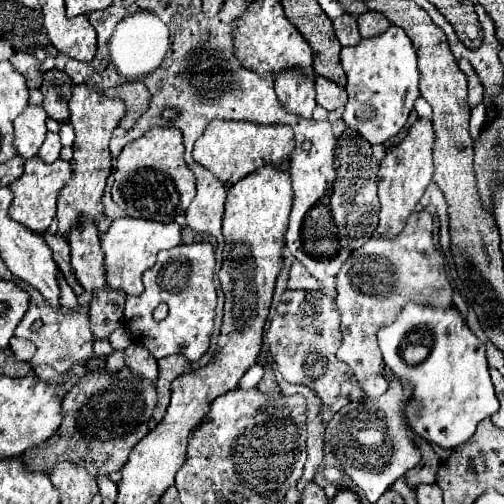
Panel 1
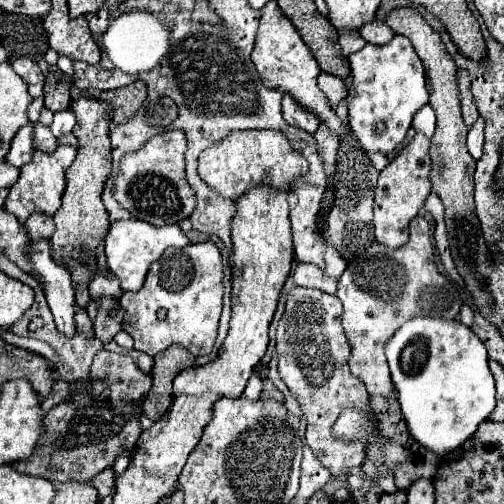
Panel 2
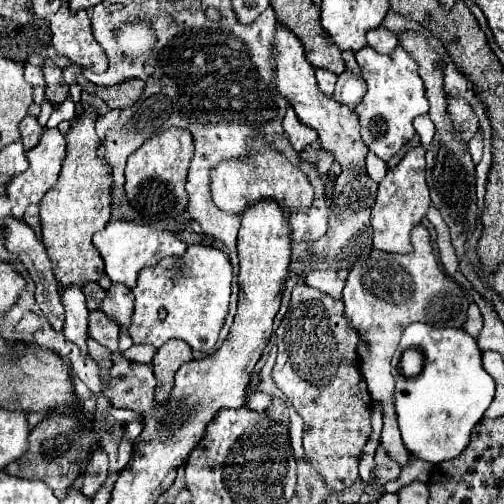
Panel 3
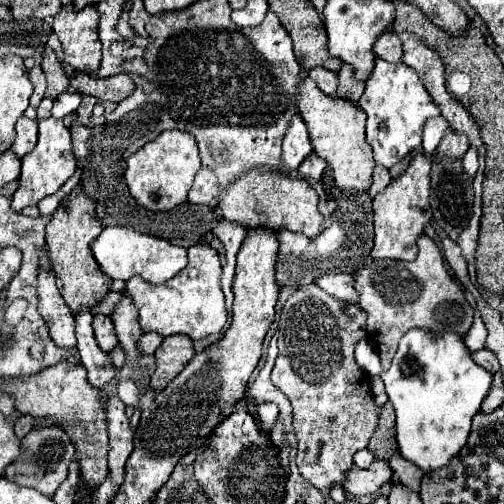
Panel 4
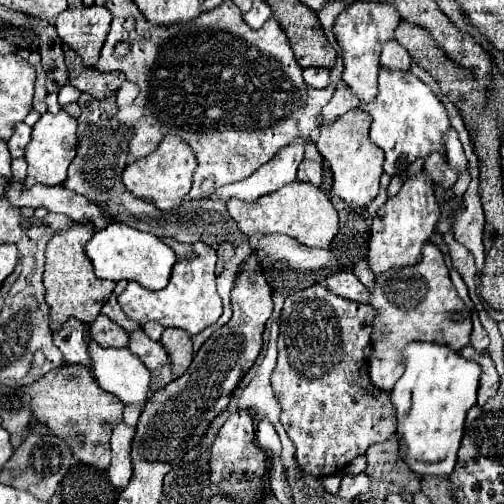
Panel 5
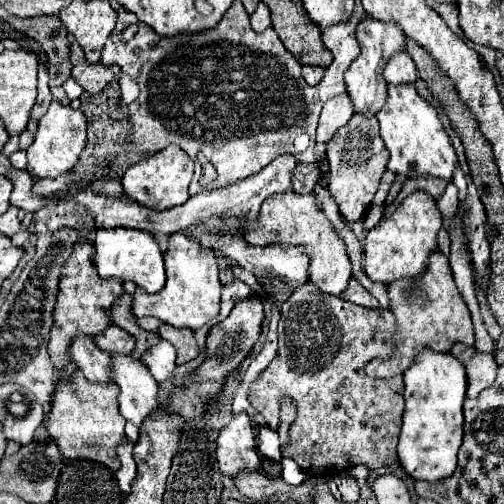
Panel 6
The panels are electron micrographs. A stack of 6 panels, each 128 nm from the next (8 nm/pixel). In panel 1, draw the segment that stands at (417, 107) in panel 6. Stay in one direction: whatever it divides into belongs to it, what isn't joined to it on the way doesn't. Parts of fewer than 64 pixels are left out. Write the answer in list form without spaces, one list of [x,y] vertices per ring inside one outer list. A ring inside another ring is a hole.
[[[390,26],[382,36],[362,40],[358,46],[352,48],[342,48],[340,60],[348,76],[348,102],[342,120],[350,128],[356,128],[360,136],[372,146],[384,144],[398,136],[410,112],[414,110],[414,102],[420,96],[420,72],[416,66],[416,52],[410,38],[402,32],[402,28]]]

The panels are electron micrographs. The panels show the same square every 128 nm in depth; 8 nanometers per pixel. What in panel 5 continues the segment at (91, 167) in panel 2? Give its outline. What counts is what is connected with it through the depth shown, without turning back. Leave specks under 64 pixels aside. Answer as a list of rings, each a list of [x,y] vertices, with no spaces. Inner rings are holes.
[[[76,222],[72,228],[56,234],[46,248],[46,272],[44,272],[44,286],[46,286],[46,304],[50,306],[50,330],[58,332],[62,324],[70,318],[76,318],[84,324],[92,324],[108,296],[114,292],[116,282],[96,278],[94,268],[84,252],[84,246],[92,238],[94,230],[92,224]]]

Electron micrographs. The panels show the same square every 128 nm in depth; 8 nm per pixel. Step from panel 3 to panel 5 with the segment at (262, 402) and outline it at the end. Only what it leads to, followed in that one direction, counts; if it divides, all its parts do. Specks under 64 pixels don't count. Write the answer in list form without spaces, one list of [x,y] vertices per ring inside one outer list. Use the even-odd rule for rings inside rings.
[[[260,420],[258,428],[256,428],[256,442],[260,444],[260,448],[266,450],[266,454],[270,458],[278,458],[280,452],[282,452],[282,444],[280,444],[280,438],[274,430],[274,426],[266,420]]]

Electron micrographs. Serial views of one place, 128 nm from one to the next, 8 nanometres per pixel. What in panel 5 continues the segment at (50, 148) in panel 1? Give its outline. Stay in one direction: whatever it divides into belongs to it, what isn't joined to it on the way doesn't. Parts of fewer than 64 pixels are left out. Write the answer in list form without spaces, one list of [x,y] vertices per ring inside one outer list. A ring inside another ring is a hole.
[[[24,122],[16,124],[14,134],[12,134],[12,138],[8,140],[8,150],[10,150],[12,158],[24,156],[24,148],[26,148],[26,144],[30,142],[30,132],[32,132],[32,128],[30,128],[28,124],[24,124]]]

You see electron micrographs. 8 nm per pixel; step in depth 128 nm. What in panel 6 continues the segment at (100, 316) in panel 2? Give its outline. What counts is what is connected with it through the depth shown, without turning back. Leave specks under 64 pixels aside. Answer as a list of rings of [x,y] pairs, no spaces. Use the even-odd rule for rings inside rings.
[[[114,324],[110,328],[106,328],[106,332],[96,336],[94,342],[100,350],[104,350],[108,354],[130,354],[134,350],[132,336]]]

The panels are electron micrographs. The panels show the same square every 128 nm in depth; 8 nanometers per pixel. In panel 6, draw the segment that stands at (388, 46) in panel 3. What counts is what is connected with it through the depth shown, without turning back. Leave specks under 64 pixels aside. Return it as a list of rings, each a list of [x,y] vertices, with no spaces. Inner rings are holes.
[[[400,52],[396,56],[392,56],[392,60],[388,60],[386,68],[384,68],[384,78],[388,84],[414,84],[418,78],[416,66],[412,62],[412,58],[406,52]]]

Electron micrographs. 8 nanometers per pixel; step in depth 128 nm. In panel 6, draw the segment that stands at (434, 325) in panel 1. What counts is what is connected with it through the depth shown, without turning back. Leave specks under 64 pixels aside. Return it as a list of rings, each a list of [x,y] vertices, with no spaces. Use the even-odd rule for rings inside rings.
[[[424,350],[412,368],[404,372],[406,408],[398,436],[398,460],[414,480],[438,482],[456,470],[458,448],[464,436],[462,402],[466,386],[466,370],[452,354]]]

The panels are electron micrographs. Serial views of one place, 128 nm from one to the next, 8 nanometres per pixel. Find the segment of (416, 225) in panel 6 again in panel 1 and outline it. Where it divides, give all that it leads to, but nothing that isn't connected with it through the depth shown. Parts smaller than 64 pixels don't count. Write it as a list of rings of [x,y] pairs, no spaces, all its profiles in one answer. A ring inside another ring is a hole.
[[[416,120],[416,124],[410,128],[408,136],[386,152],[384,160],[380,162],[380,172],[378,172],[378,200],[380,200],[380,210],[378,210],[378,234],[384,238],[394,238],[402,232],[408,216],[414,212],[418,200],[422,198],[424,190],[432,182],[432,146],[434,146],[434,130],[428,120]]]

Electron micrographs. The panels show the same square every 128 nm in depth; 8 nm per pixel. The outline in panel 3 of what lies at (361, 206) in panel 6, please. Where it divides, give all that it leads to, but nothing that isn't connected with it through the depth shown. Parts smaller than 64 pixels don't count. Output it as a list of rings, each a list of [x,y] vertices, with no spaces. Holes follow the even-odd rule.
[[[278,24],[278,30],[276,30],[274,58],[278,62],[278,66],[276,66],[276,86],[278,86],[280,94],[286,96],[288,102],[292,104],[292,108],[296,110],[300,122],[318,132],[320,146],[324,150],[332,152],[334,160],[342,168],[364,168],[368,146],[360,138],[358,114],[354,110],[350,110],[348,106],[336,102],[334,98],[328,98],[324,92],[320,92],[320,88],[316,84],[316,78],[314,78],[314,68],[308,64],[308,60],[304,56],[304,46],[282,24]]]

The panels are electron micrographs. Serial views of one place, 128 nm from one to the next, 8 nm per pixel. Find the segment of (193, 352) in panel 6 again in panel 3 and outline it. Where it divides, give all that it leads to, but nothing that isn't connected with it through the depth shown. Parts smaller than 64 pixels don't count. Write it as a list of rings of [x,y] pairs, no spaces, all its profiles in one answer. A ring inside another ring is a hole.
[[[168,340],[162,348],[156,350],[152,368],[154,368],[154,376],[158,380],[158,386],[156,386],[158,404],[168,400],[170,390],[174,386],[176,370],[190,360],[192,360],[192,348],[184,340]]]

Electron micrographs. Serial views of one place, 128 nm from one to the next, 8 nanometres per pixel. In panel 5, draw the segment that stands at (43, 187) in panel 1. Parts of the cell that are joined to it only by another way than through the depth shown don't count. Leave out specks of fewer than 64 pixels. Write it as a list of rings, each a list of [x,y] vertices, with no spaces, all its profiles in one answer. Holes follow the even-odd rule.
[[[60,110],[58,114],[42,114],[32,130],[32,140],[26,146],[26,162],[28,162],[28,176],[24,180],[24,188],[34,186],[36,182],[46,186],[58,186],[66,180],[66,170],[76,156],[76,118],[72,118],[68,112]]]

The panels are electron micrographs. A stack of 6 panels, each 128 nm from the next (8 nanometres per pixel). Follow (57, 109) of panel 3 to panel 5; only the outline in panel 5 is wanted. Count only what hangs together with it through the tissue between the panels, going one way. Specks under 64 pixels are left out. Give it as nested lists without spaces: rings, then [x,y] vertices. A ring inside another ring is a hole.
[[[66,84],[66,86],[58,92],[58,102],[60,102],[60,106],[66,106],[66,104],[70,104],[70,102],[76,102],[78,98],[80,98],[78,88],[74,88],[74,86],[70,86],[70,84]]]

